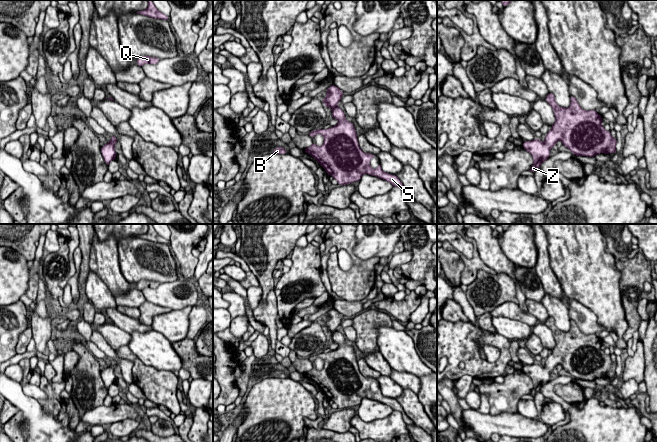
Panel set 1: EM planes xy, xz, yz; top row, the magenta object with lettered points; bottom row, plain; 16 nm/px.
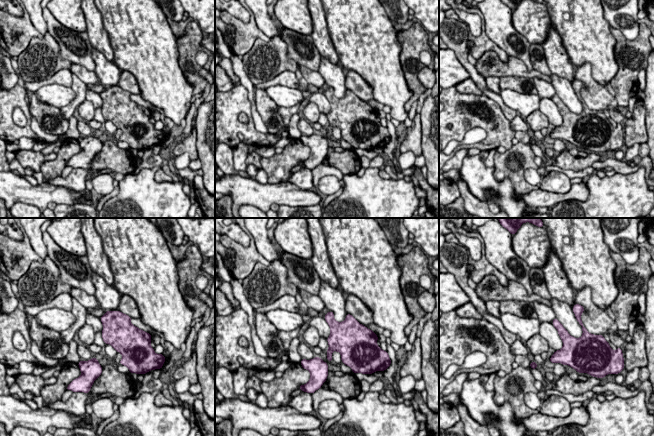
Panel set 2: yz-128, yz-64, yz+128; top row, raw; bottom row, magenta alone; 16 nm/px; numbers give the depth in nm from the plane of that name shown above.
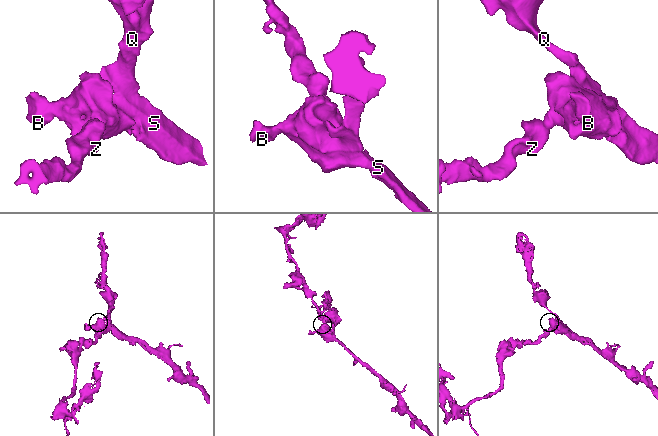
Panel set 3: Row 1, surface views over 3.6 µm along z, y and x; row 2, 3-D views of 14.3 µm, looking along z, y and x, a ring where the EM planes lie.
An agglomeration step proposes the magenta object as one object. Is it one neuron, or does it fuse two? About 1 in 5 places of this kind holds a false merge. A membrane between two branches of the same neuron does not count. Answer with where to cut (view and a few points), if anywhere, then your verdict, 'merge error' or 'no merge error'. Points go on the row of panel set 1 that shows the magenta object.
no cut; no merge error

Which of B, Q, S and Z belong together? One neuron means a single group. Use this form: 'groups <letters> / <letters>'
groups B Q S Z

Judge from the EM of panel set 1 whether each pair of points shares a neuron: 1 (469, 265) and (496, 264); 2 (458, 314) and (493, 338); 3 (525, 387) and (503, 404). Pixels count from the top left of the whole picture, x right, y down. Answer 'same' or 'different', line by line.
1: different
2: different
3: same

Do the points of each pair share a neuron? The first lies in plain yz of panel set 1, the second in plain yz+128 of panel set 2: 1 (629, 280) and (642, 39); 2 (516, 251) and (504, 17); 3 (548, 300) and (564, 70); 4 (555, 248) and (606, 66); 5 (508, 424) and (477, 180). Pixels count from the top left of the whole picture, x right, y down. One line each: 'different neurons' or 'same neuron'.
1: same neuron
2: different neurons
3: different neurons
4: same neuron
5: different neurons

